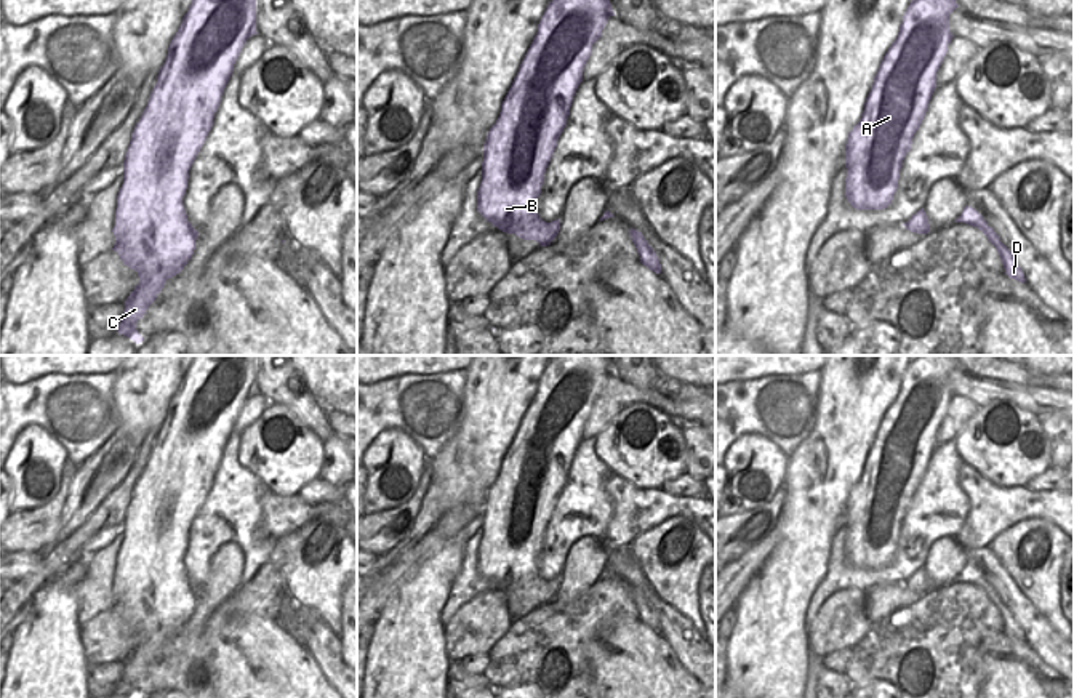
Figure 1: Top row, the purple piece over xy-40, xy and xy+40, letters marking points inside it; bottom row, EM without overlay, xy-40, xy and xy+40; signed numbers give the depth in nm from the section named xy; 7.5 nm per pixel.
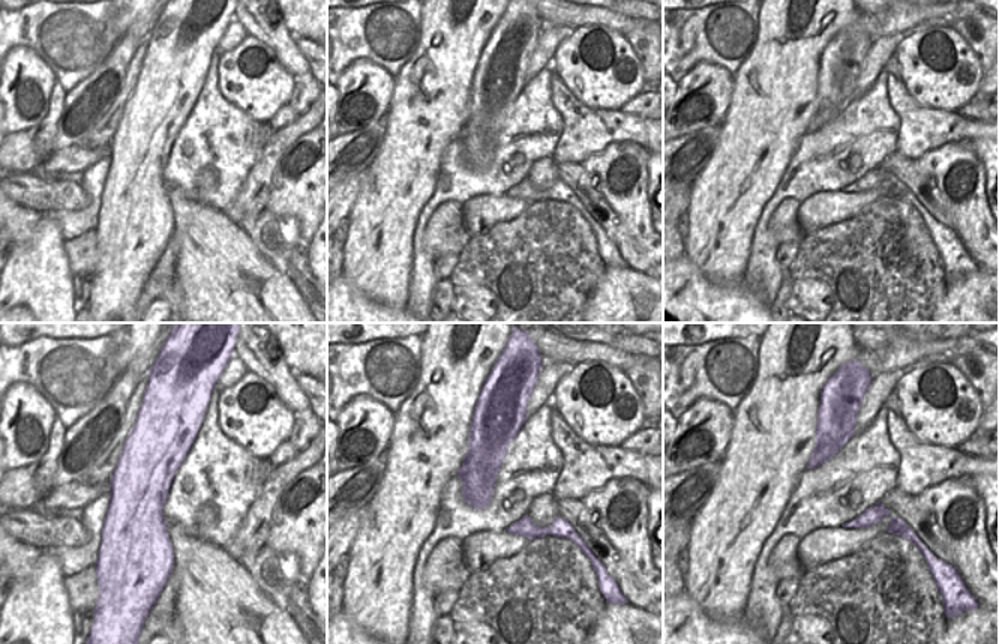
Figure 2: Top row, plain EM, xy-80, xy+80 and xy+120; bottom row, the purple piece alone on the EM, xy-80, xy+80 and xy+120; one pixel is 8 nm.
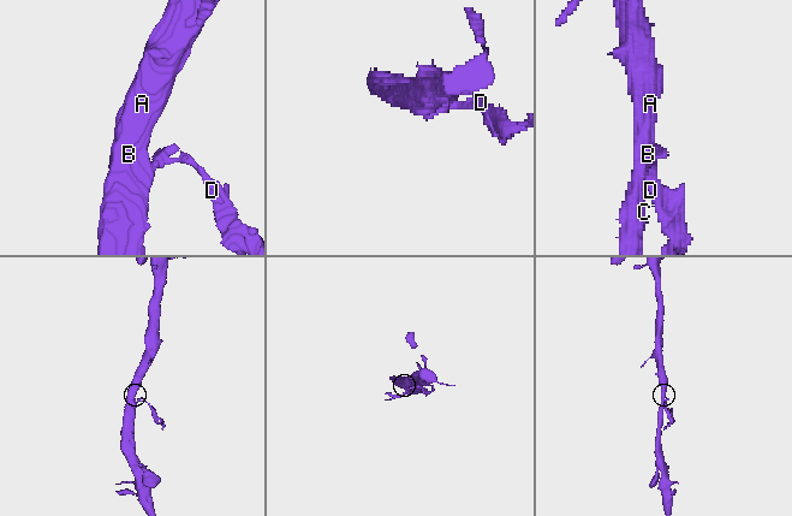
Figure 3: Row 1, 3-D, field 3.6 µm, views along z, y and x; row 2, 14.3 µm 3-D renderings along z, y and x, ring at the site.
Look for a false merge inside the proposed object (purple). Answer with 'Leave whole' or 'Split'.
Split

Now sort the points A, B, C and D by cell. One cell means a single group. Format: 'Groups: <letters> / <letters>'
Groups: A B C / D

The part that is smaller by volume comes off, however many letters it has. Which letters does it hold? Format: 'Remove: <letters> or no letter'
Remove: D

